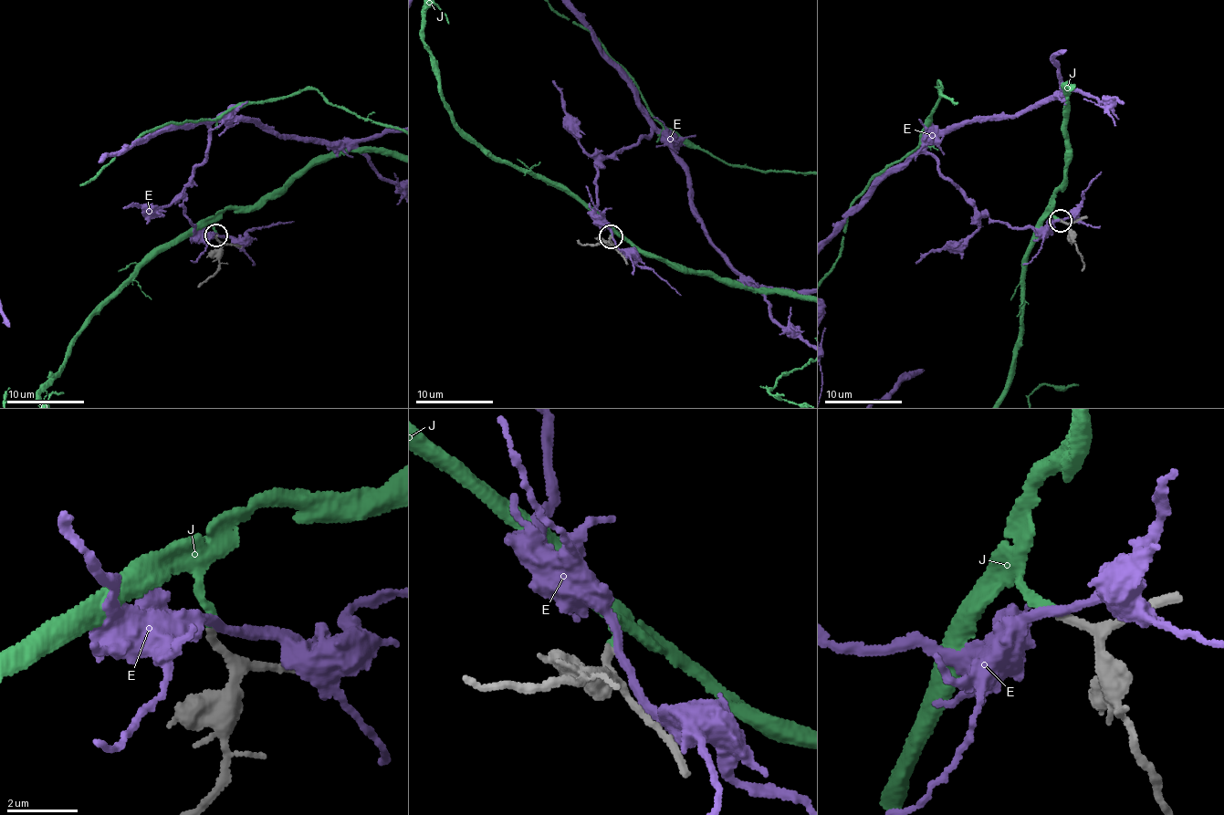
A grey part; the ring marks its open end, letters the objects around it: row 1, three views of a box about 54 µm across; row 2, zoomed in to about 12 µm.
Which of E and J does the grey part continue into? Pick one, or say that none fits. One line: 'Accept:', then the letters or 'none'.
Accept: J

